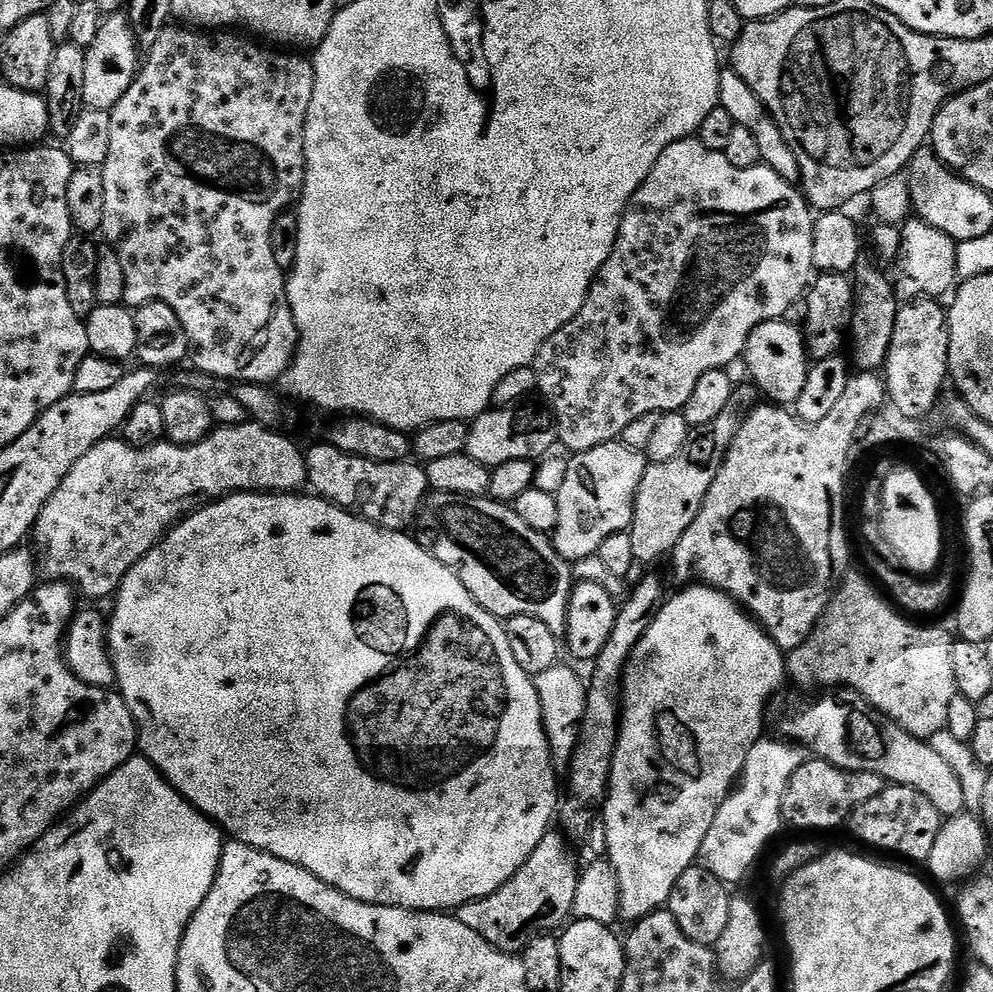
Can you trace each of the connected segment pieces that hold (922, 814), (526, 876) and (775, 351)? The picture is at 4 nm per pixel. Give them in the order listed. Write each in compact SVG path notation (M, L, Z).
M885 786L878 798L870 798L870 802L862 802L862 806L853 810L851 824L853 834L862 843L881 848L884 852L897 852L908 860L926 862L937 841L942 817L938 806L934 806L926 794L918 794L913 788Z
M549 830L542 842L538 842L534 854L530 854L528 861L514 874L514 878L510 878L498 890L494 890L494 894L455 909L456 919L462 922L462 926L474 930L478 938L486 938L486 942L490 942L490 946L494 946L499 952L513 954L523 953L524 947L536 936L552 934L563 929L572 916L574 890L578 890L578 878L582 871L581 865L576 865L576 856L568 843L569 837L563 831Z
M787 319L771 320L755 328L750 334L743 354L749 364L751 383L777 406L795 405L798 394L802 394L806 386L806 374L810 367L810 357L804 351L803 331L797 325L795 328L788 323Z

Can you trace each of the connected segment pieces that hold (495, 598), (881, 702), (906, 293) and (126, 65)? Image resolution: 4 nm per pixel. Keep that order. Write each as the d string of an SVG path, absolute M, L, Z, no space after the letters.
M432 492L418 520L429 528L427 543L432 556L460 579L478 606L497 618L538 618L538 622L550 626L556 637L565 635L573 565L560 557L545 533L530 530L515 507L483 496Z
M845 579L841 583L836 595L832 597L831 604L825 610L824 617L816 625L816 631L808 635L802 646L787 653L787 671L791 679L793 676L800 684L825 684L823 687L828 690L847 686L851 691L863 696L881 716L906 730L906 734L929 741L932 735L947 729L950 702L958 695L954 662L950 659L953 637L948 637L940 628L919 628L918 625L911 624L916 622L901 615L866 581L852 579Z
M919 218L905 220L900 233L902 234L902 246L894 261L894 267L896 267L894 287L897 297L904 302L925 298L944 298L940 297L944 295L947 297L958 284L957 241L952 240L950 234L942 234L942 230L934 230L930 222Z
M127 11L105 15L98 38L94 38L94 42L86 49L86 75L82 89L84 108L111 112L115 104L122 102L122 94L126 94L126 90L130 90L136 81L141 65L142 49L136 41Z

